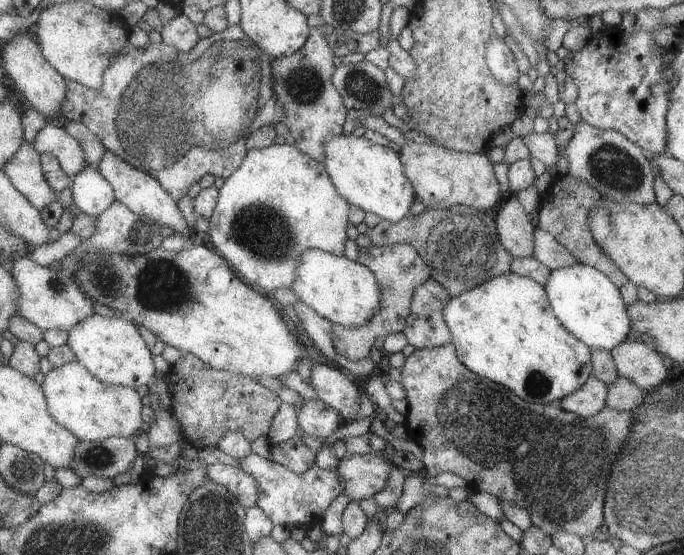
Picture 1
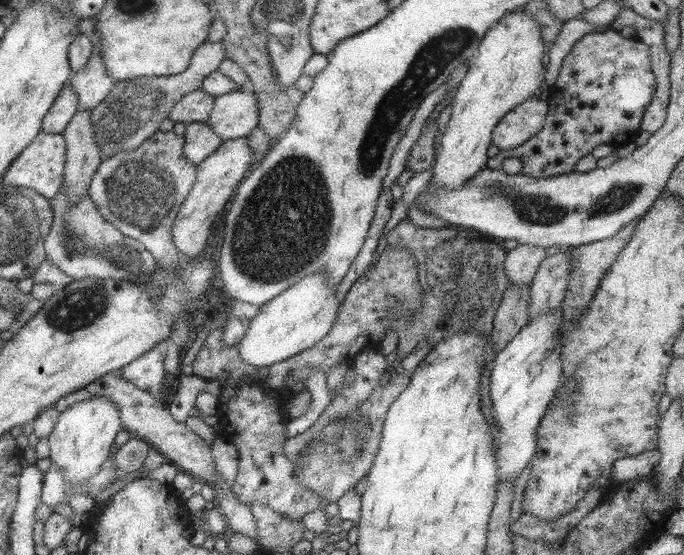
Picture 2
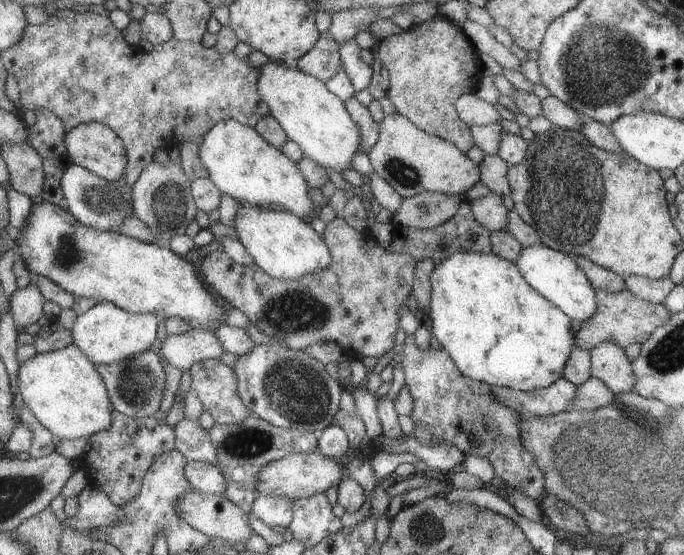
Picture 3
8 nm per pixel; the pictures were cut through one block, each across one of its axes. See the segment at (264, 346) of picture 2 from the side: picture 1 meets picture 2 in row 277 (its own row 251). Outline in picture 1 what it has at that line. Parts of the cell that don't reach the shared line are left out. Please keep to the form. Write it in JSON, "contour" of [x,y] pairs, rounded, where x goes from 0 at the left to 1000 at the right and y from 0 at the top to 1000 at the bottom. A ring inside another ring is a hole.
{"contour":[[[449,447],[440,454],[424,523],[437,542],[461,559],[466,569],[504,591],[519,591],[537,580],[537,573],[545,573],[557,544],[554,515],[542,486],[522,470],[461,447]]]}

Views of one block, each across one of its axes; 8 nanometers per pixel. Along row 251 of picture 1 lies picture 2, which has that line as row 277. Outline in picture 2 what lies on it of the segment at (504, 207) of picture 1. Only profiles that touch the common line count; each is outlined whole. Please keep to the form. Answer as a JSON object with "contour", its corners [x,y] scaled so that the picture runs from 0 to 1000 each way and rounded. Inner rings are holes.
{"contour":[[[756,440],[750,450],[741,450],[735,483],[744,512],[775,512],[788,474],[797,465],[797,454],[797,447],[776,440]]]}

